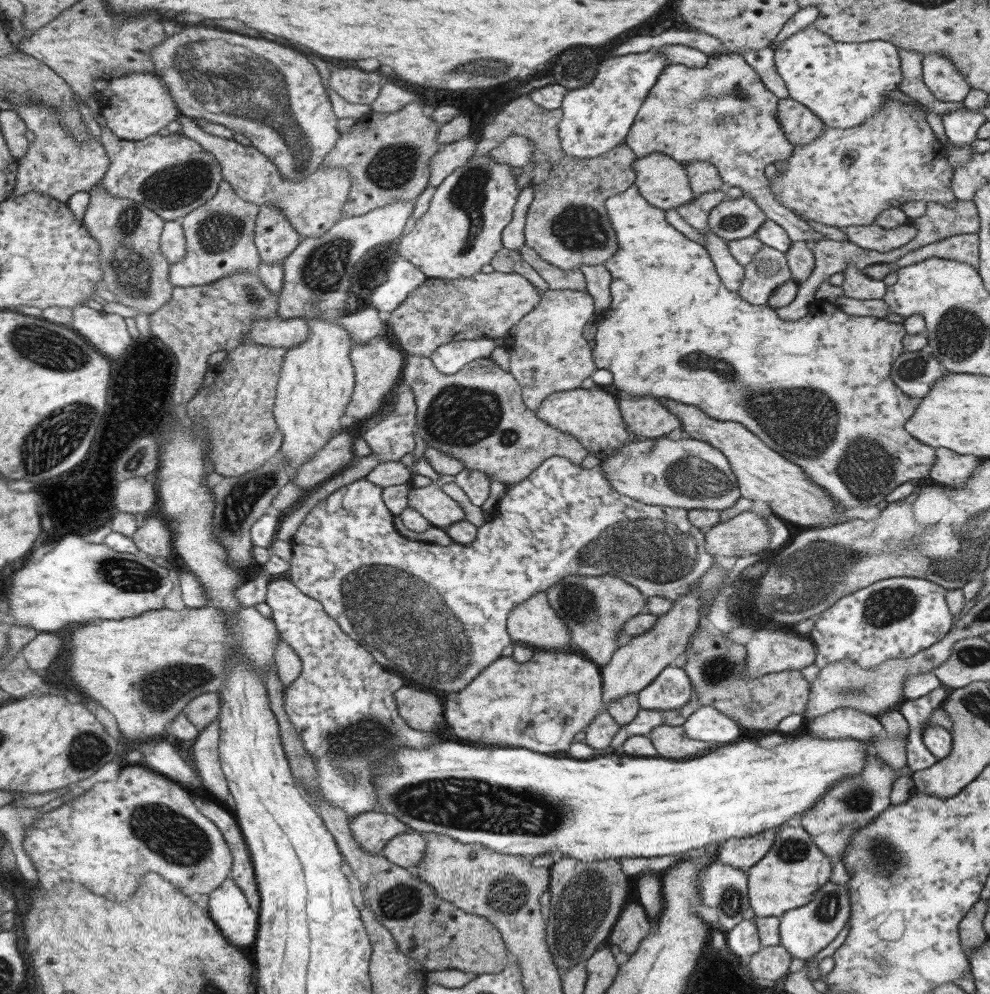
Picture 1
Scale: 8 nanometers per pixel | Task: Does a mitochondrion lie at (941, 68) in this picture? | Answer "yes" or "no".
no

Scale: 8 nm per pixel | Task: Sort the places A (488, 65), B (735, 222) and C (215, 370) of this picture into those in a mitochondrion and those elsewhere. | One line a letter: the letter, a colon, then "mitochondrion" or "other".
A: mitochondrion
B: mitochondrion
C: other

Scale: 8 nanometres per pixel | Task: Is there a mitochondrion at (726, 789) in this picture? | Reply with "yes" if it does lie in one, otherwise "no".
no

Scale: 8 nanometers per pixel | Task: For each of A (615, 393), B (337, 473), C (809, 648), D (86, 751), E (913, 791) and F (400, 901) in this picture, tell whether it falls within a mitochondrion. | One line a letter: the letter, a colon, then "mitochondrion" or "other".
A: other
B: other
C: other
D: mitochondrion
E: other
F: mitochondrion

